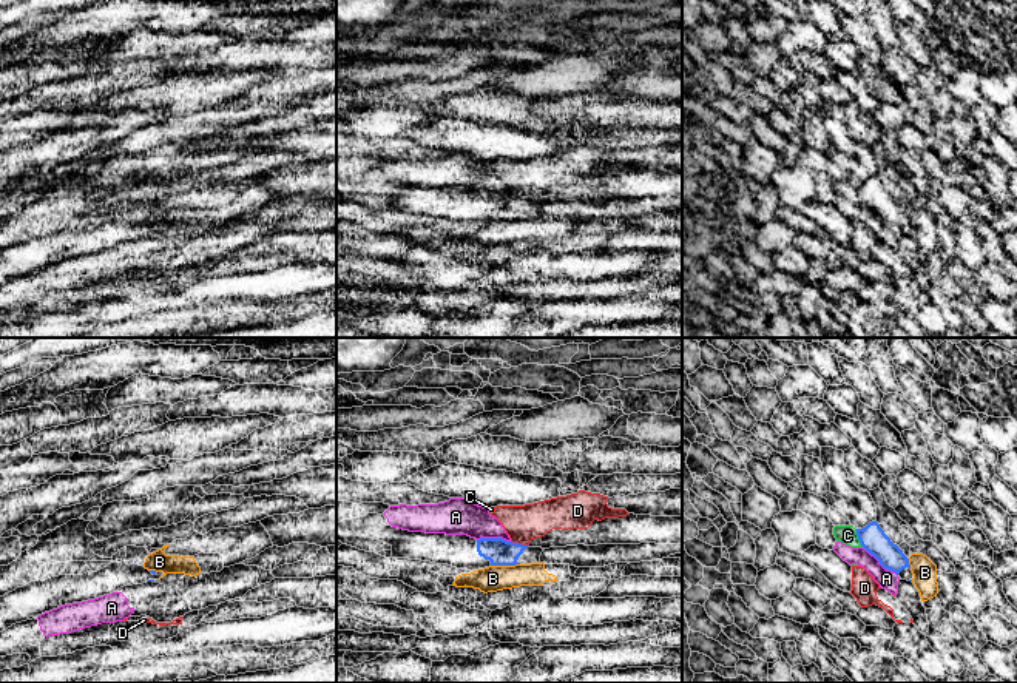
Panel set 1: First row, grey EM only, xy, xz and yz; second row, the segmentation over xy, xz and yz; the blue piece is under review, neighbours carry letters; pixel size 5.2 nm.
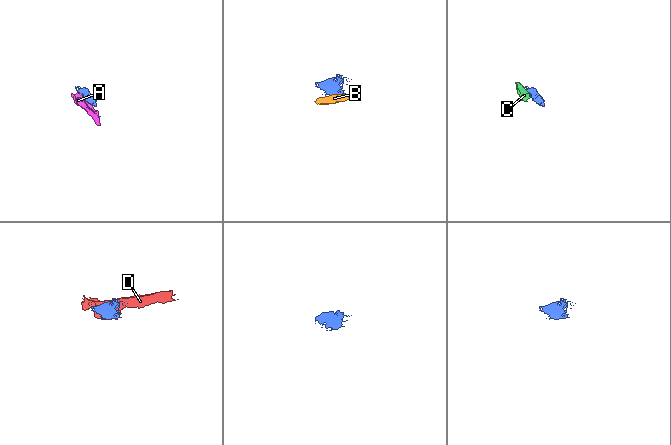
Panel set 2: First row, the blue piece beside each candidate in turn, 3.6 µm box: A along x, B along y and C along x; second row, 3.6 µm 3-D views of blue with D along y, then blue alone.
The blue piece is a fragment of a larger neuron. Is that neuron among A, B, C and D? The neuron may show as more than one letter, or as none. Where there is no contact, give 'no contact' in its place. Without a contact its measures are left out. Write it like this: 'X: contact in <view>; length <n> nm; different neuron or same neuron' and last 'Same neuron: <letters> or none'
A: contact in yz; length 240 nm; different neuron
B: contact in xz; length 150 nm; different neuron
C: contact in yz; length 100 nm; different neuron
D: contact in xz; length 100 nm; different neuron
Same neuron: none

